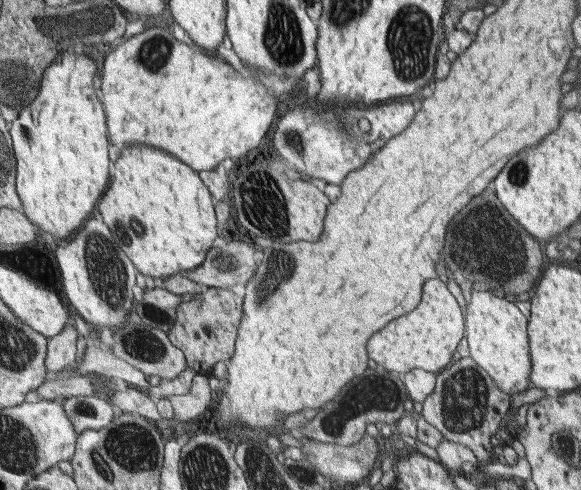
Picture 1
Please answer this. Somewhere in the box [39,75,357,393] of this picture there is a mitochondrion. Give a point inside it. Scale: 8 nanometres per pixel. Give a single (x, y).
(106, 271)

